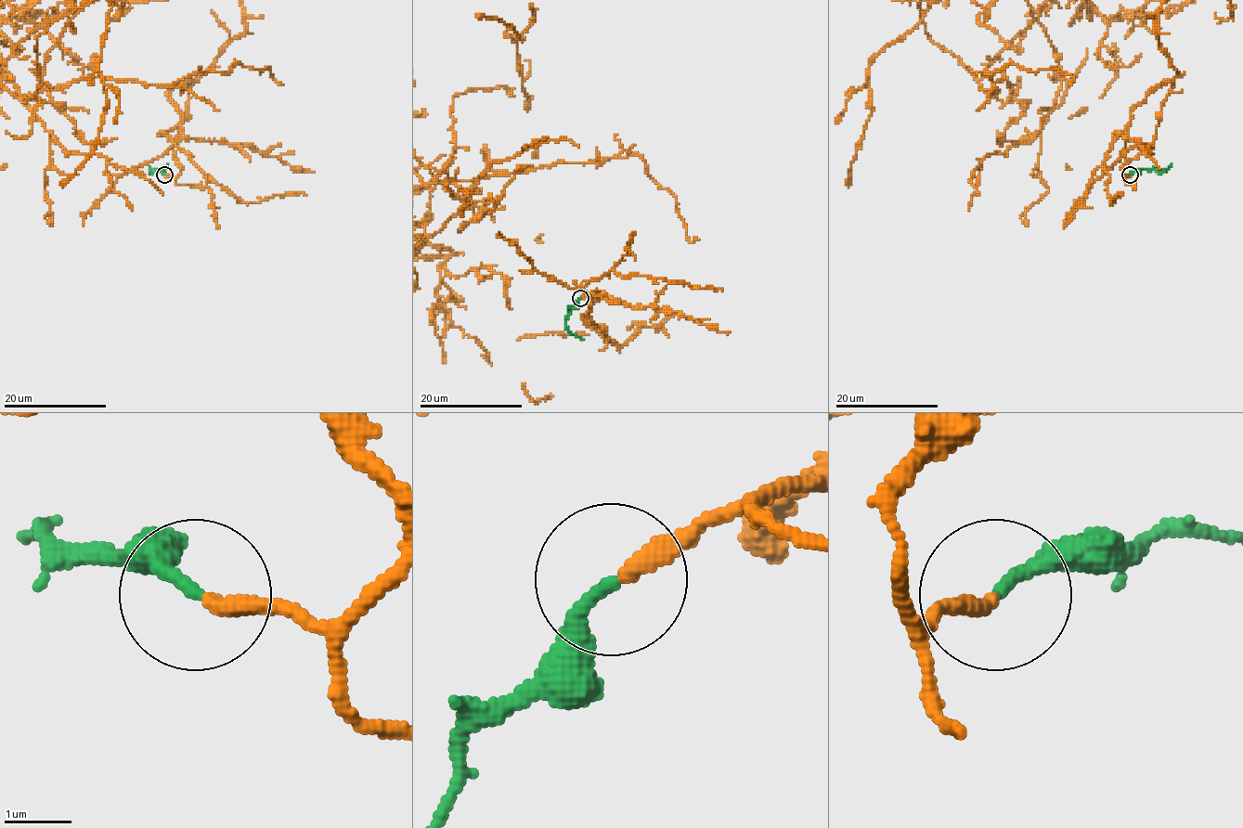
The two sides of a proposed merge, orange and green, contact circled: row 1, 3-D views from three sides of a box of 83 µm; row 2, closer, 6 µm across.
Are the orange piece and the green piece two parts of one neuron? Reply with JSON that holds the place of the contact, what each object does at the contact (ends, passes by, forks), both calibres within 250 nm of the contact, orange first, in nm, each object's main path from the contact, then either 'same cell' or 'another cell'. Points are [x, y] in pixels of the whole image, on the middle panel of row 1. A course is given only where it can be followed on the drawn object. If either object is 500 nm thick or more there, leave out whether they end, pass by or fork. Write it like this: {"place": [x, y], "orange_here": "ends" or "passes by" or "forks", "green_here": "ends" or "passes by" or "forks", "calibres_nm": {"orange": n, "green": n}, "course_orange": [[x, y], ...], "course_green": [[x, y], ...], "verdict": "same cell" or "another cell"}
{"place": [580, 298], "orange_here": "ends", "green_here": "ends", "calibres_nm": {"orange": 280, "green": 200}, "course_green": [[580, 298], [569, 312], [566, 327], [584, 340]], "verdict": "same cell"}

